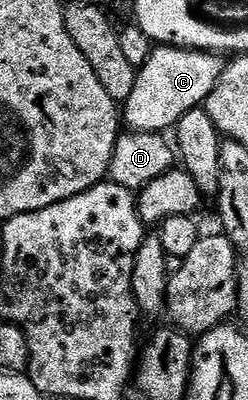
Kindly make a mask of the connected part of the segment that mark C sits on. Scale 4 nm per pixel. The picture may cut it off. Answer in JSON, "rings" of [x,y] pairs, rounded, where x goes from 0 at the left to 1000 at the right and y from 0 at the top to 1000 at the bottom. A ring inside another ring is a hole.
{"rings":[[[633,115],[552,170],[528,245],[496,255],[496,310],[524,330],[645,330],[710,323],[738,285],[806,273],[867,225],[911,153],[867,130],[794,130],[782,120]]]}

